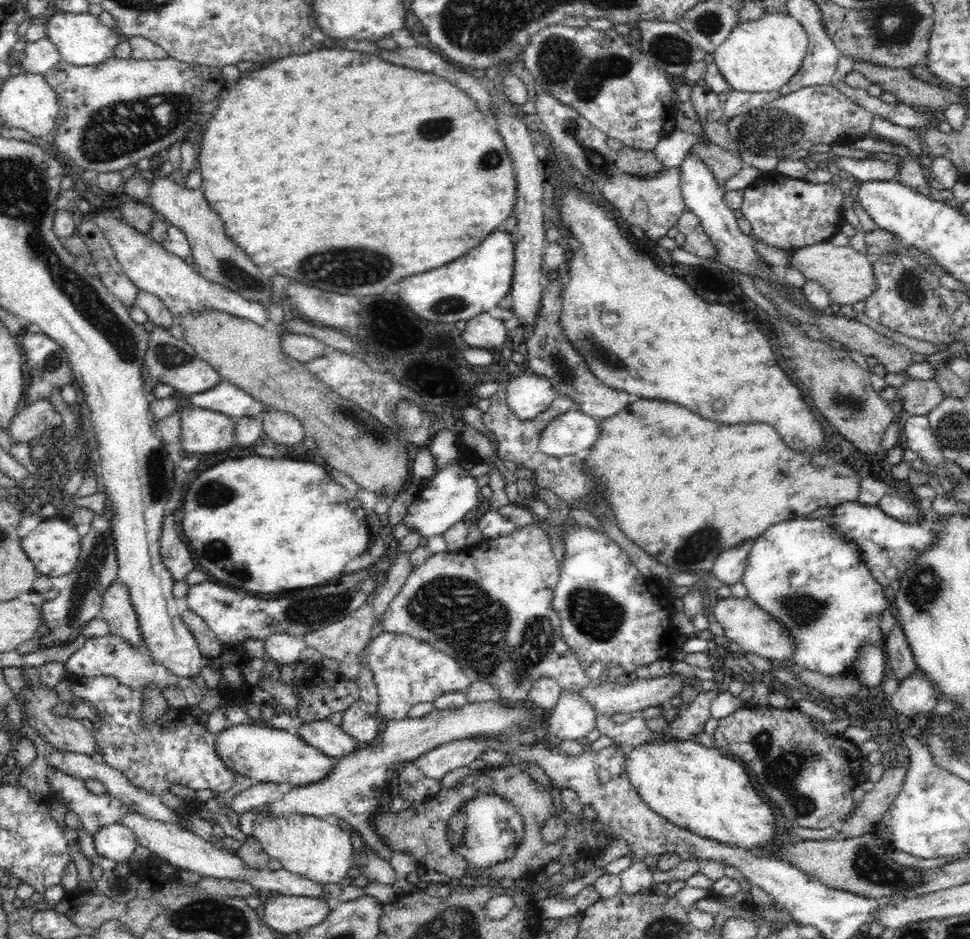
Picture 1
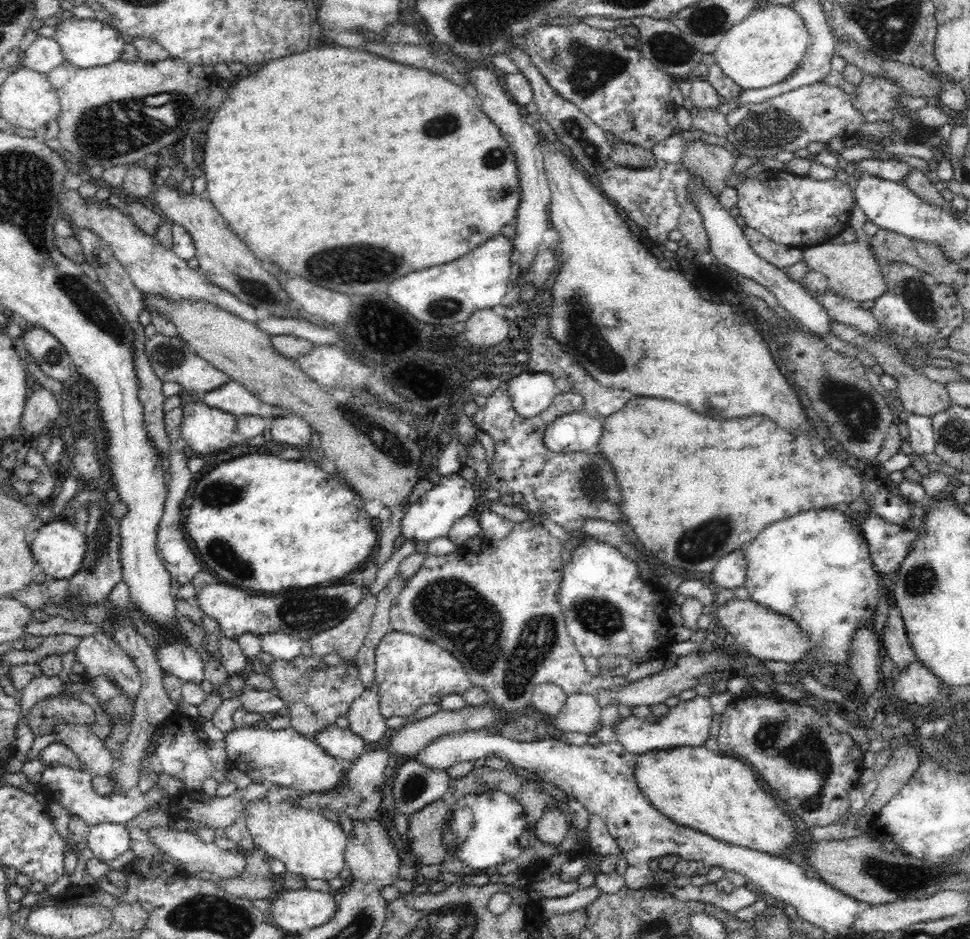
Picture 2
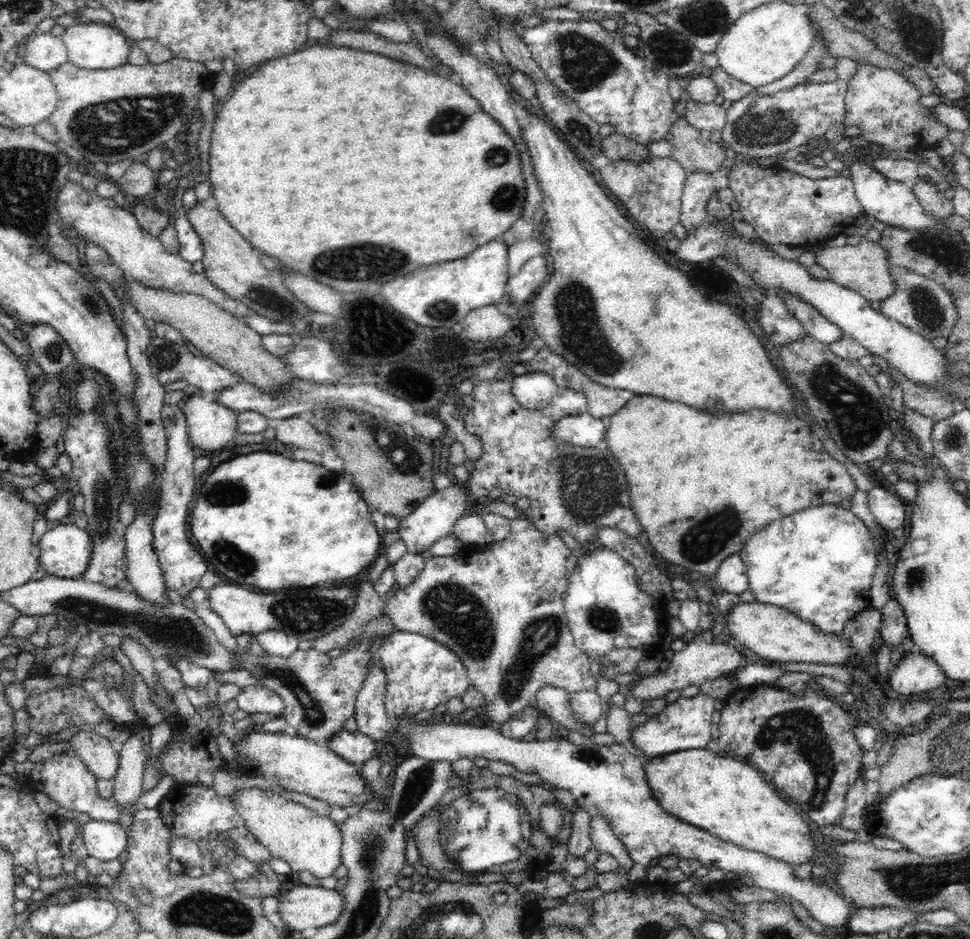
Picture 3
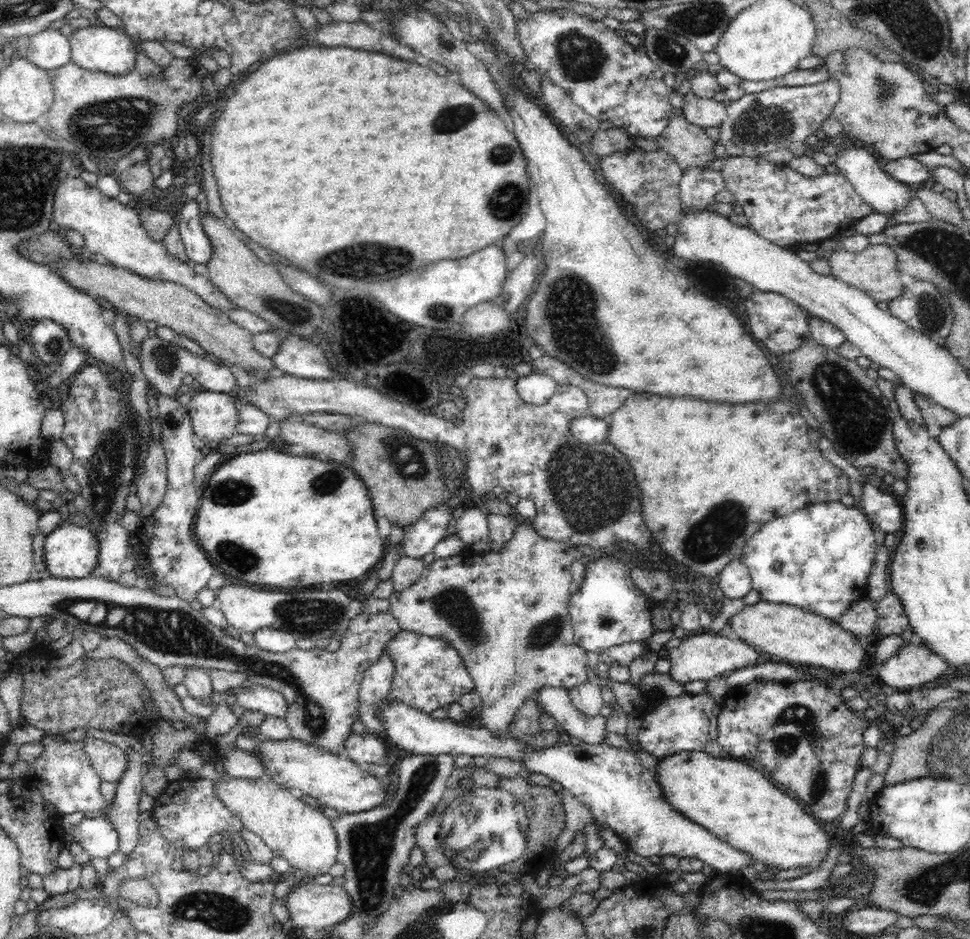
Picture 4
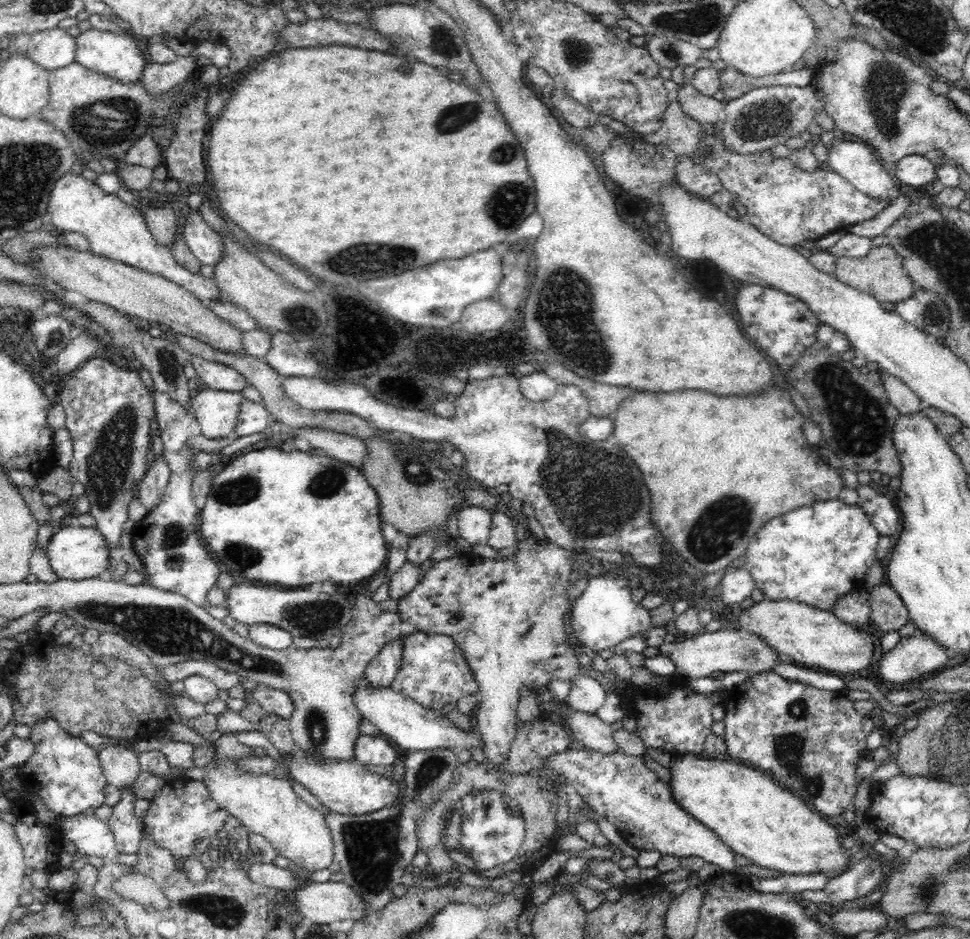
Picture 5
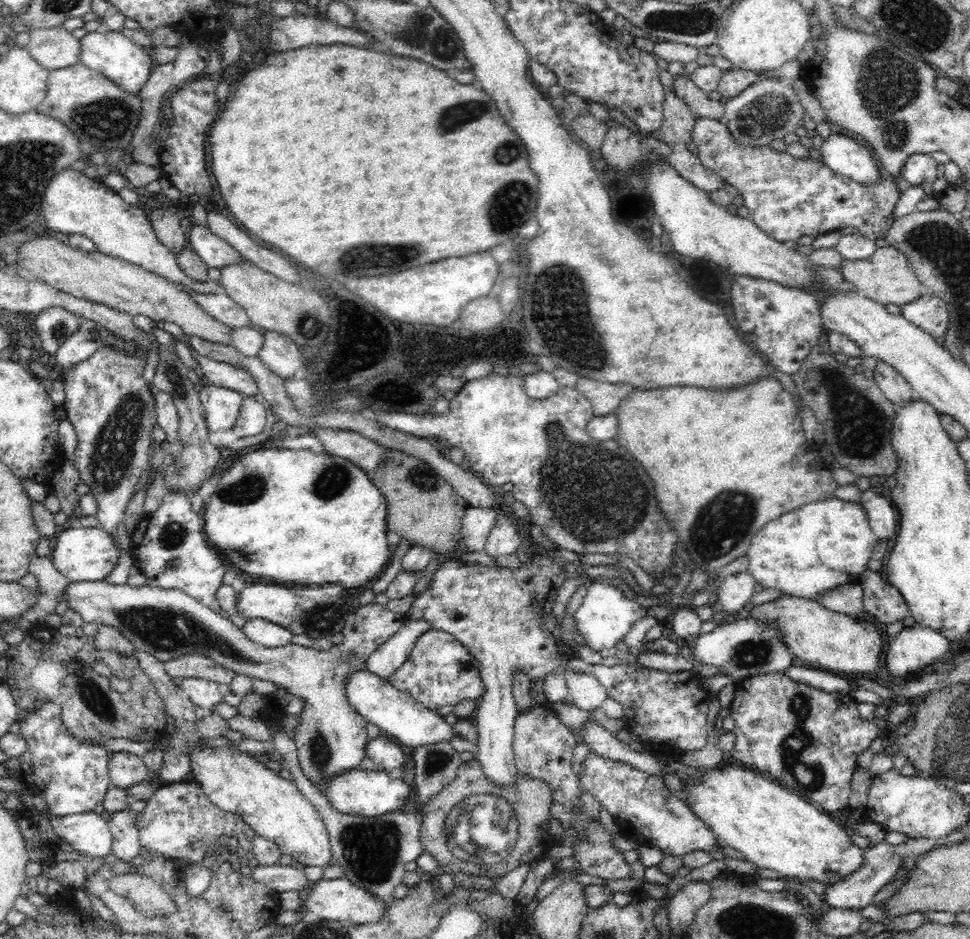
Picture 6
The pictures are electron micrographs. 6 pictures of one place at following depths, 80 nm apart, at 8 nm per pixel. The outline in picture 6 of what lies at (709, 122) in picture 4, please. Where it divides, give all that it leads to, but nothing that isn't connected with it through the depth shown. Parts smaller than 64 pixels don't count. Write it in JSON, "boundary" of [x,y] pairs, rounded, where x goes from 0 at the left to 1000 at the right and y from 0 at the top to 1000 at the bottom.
{"boundary":[[[707,78],[694,82],[694,97],[700,105],[708,111],[719,126],[736,126],[742,128],[747,124],[747,111],[743,108],[735,106],[730,101],[715,92],[712,82]]]}

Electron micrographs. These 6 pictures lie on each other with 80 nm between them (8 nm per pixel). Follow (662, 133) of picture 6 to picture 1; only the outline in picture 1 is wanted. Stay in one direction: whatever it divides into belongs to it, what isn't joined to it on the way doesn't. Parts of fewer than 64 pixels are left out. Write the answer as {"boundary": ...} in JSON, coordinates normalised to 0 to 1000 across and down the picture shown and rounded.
{"boundary":[[[720,151],[713,155],[713,159],[724,169],[724,174],[732,178],[736,191],[742,198],[745,198],[755,187],[759,187],[767,177],[761,164],[751,162],[736,152],[725,154]]]}

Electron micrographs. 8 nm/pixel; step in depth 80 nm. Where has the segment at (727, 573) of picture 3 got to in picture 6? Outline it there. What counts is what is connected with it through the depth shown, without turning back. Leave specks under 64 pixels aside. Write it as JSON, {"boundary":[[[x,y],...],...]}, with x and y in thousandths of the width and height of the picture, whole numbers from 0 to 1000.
{"boundary":[[[770,607],[748,613],[742,620],[740,637],[746,654],[765,654],[767,643],[773,641],[778,630],[777,621],[777,614]]]}

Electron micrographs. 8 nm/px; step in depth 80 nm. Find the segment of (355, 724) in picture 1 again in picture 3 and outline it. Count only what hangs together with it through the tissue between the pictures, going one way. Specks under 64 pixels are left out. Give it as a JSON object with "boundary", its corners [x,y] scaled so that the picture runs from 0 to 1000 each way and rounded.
{"boundary":[[[385,709],[375,723],[366,750],[369,778],[386,790],[394,789],[402,775],[396,752],[398,731],[398,712]]]}

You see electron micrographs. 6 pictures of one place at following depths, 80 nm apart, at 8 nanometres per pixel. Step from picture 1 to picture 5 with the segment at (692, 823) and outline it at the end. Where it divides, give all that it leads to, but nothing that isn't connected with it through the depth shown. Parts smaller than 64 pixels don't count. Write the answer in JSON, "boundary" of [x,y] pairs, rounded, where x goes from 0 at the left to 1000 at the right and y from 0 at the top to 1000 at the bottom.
{"boundary":[[[715,802],[699,805],[689,820],[691,821],[692,849],[715,869],[718,874],[734,884],[743,897],[751,900],[759,909],[769,912],[780,922],[804,927],[810,931],[852,929],[856,935],[872,928],[870,924],[876,918],[876,914],[866,903],[863,882],[856,880],[852,873],[845,873],[845,869],[827,854],[828,850],[810,843],[810,840],[802,839],[802,836],[798,835],[794,826],[788,822],[764,815],[748,806],[727,808],[721,807]]]}

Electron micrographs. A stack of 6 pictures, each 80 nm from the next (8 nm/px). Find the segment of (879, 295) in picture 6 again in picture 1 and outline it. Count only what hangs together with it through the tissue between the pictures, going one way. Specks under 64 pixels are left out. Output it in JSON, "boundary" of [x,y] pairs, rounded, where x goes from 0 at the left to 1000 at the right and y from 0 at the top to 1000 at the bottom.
{"boundary":[[[856,257],[819,265],[813,282],[823,286],[831,299],[839,299],[849,305],[858,322],[865,327],[875,327],[887,319],[893,319],[905,307],[902,298],[902,282],[896,271],[884,268],[876,261],[860,262]]]}

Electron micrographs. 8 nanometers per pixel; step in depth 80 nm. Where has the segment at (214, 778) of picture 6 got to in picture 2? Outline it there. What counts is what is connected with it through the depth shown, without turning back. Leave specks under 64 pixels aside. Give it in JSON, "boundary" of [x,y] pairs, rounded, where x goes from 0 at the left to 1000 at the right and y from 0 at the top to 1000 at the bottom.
{"boundary":[[[270,852],[252,858],[249,867],[255,871],[255,882],[262,900],[272,905],[276,914],[290,916],[297,930],[338,938],[353,929],[358,887],[349,878],[334,871],[332,866],[315,863],[313,858],[300,858],[296,852],[287,852],[285,856]]]}

